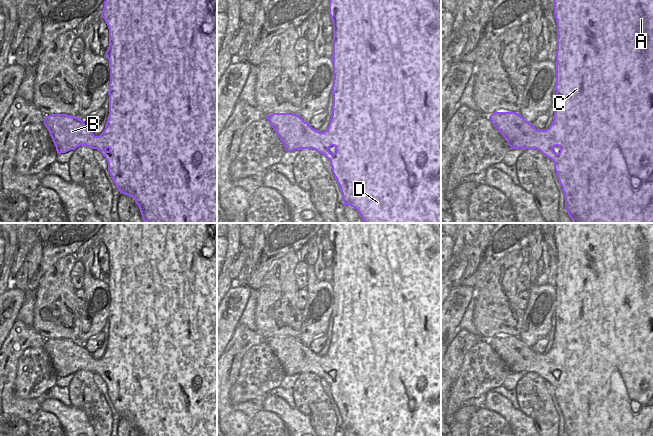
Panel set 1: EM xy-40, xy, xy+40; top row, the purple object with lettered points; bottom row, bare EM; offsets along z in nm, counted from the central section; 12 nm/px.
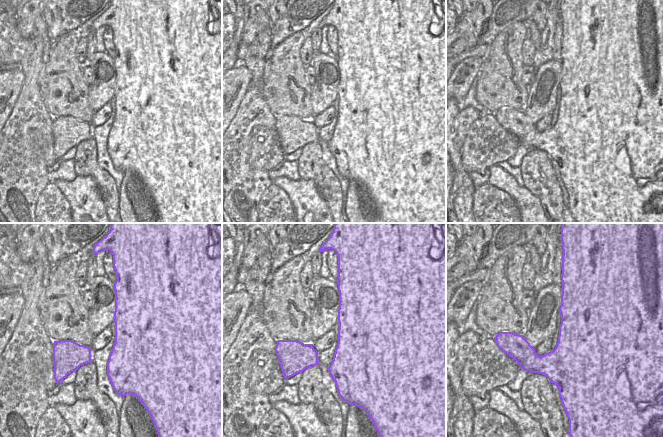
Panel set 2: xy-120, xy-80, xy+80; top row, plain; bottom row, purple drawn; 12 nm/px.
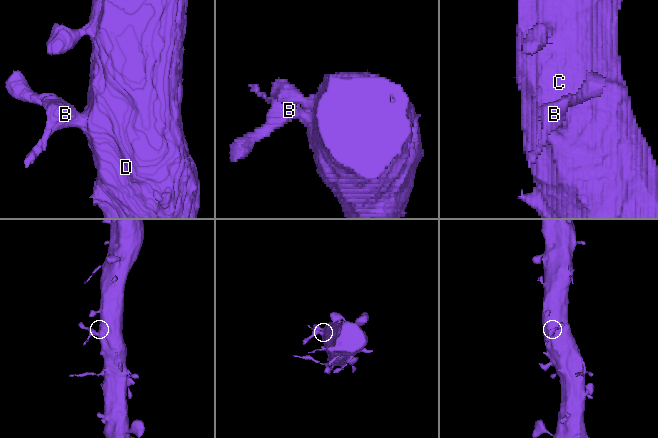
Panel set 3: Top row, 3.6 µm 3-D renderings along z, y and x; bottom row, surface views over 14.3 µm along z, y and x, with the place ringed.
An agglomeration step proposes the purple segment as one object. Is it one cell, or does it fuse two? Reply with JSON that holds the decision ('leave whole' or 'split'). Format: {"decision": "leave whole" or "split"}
{"decision": "leave whole"}

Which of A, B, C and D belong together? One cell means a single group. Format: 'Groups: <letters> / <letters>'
Groups: A B C D

